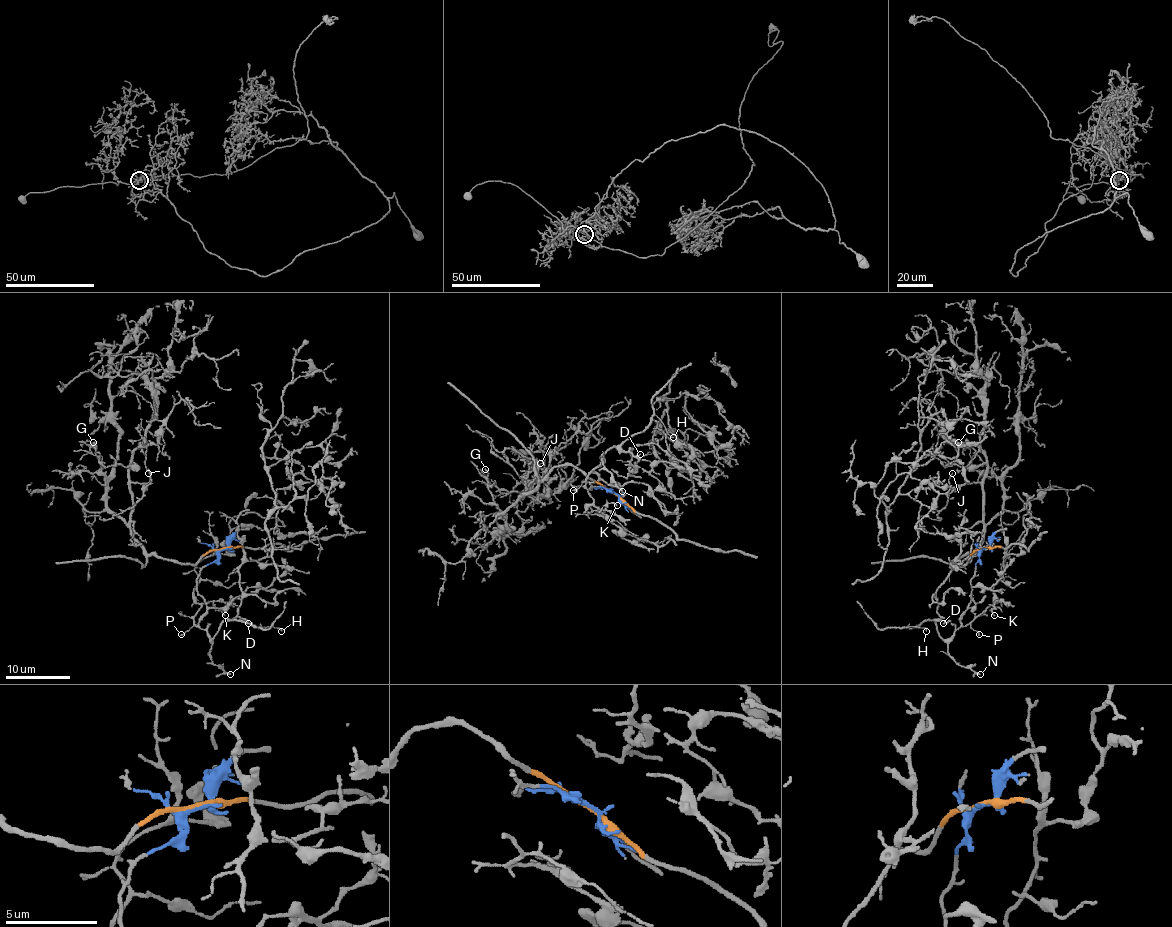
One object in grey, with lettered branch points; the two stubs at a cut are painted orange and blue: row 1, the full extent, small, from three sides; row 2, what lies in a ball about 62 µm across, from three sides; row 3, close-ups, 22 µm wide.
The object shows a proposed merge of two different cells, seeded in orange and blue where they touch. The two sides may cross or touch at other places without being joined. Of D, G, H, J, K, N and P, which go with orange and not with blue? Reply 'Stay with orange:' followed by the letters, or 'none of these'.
Stay with orange: G, J

